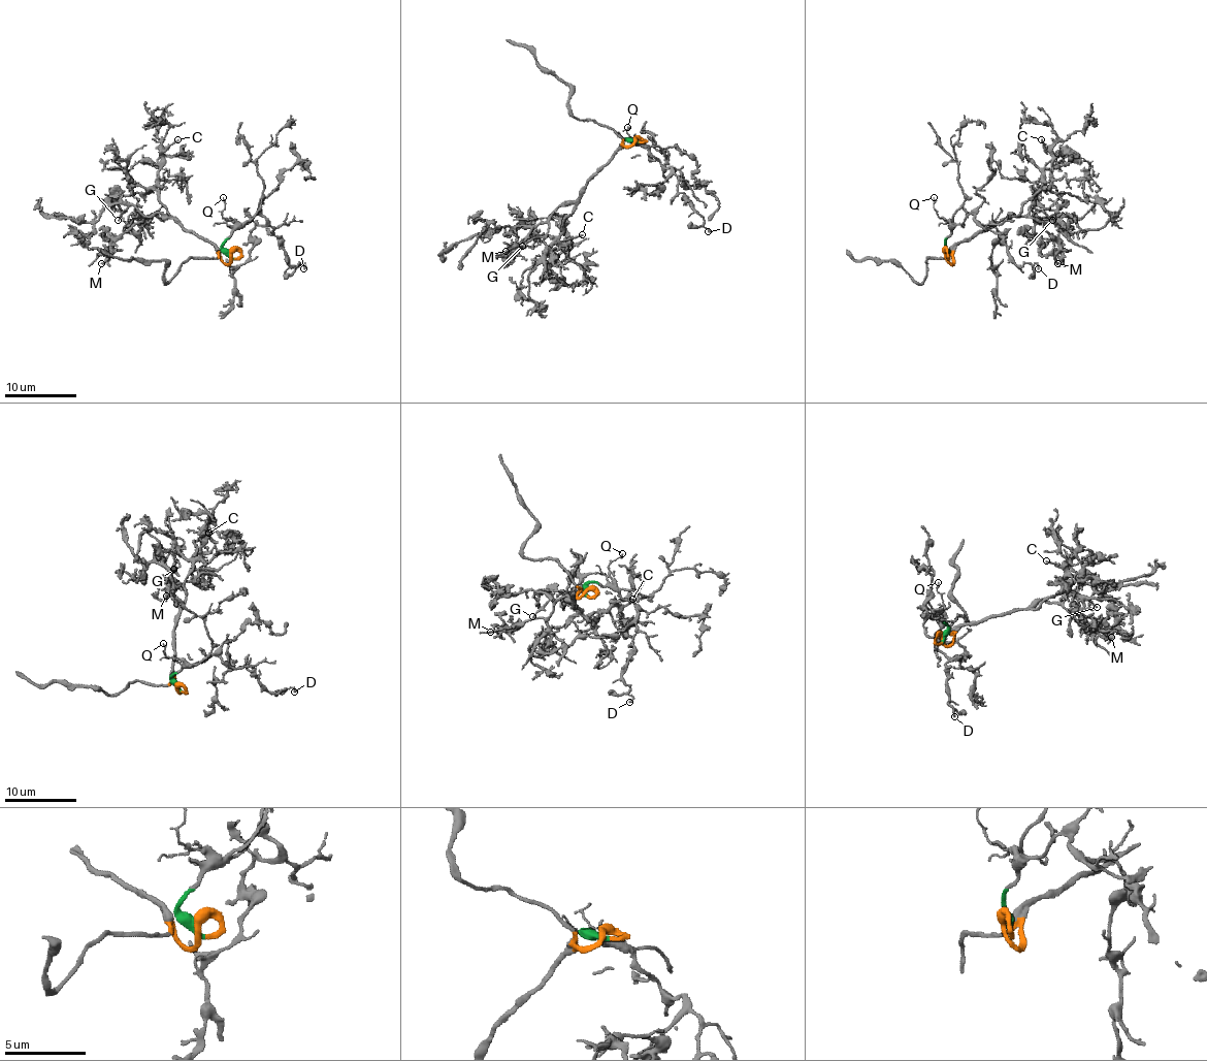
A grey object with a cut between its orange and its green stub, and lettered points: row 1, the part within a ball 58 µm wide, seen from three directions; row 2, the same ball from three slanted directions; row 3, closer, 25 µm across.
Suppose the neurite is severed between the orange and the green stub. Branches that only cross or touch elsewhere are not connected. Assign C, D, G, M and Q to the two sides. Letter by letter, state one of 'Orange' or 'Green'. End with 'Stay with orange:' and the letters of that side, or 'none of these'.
C: Orange
D: Green
G: Orange
M: Orange
Q: Green
Stay with orange: C, G, M

